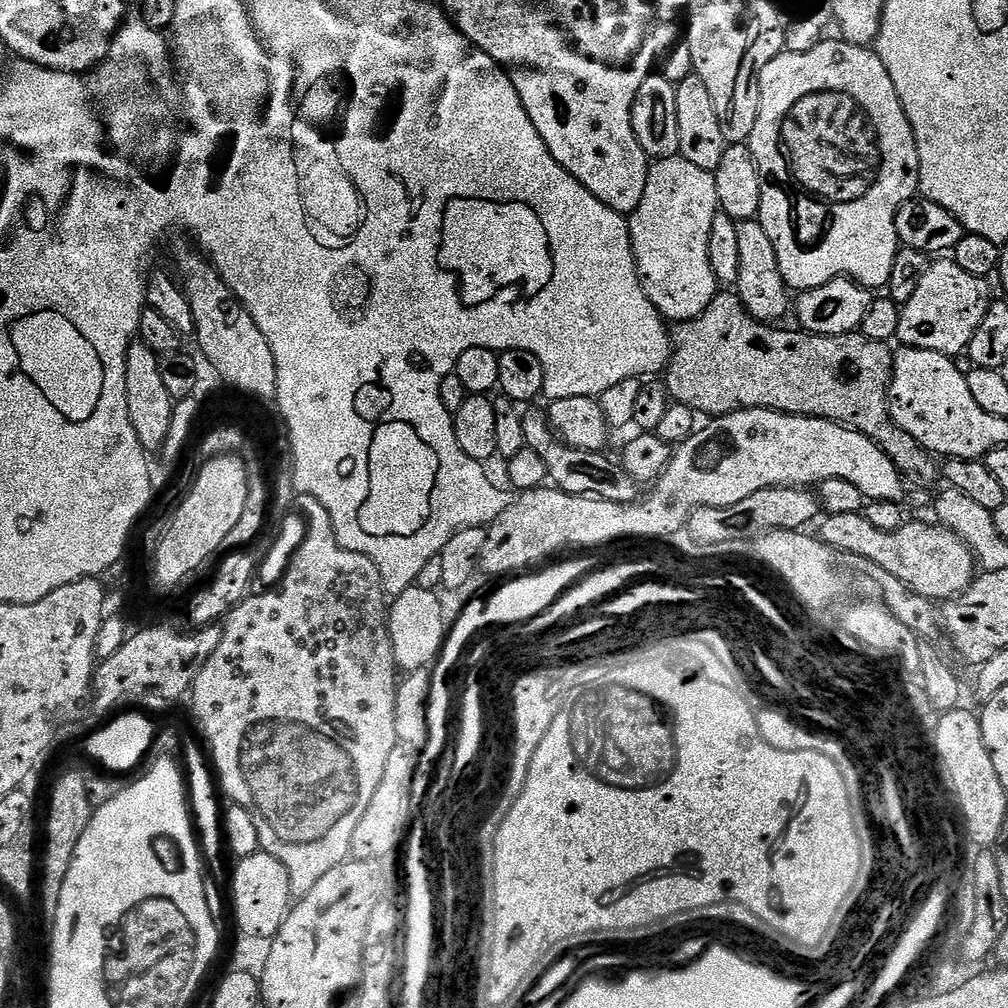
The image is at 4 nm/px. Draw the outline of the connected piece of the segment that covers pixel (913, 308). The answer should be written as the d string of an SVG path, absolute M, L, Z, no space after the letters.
M951 258L933 259L926 274L922 274L922 282L918 282L918 290L914 290L910 302L901 307L896 340L906 348L934 350L938 354L953 358L959 357L959 352L960 355L967 353L970 338L974 338L974 330L978 330L982 318L986 318L986 310L994 299L994 293L988 289L988 283L983 276L966 274L966 270L962 270L962 266L955 264Z

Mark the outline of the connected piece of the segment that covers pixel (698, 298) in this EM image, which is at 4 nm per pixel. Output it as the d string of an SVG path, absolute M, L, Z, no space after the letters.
M680 155L649 163L642 202L638 202L627 221L640 285L646 298L650 298L653 309L665 321L696 320L717 294L716 275L714 270L710 270L710 226L714 226L714 218L719 211L718 186L713 173L694 166L694 162L686 162L686 158Z

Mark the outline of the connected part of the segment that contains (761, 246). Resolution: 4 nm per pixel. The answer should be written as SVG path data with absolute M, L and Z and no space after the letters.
M741 220L738 230L738 282L734 291L740 298L745 310L761 324L769 326L780 322L790 312L790 289L782 278L782 270L778 270L778 254L774 254L774 242L766 235L766 230L756 220Z

